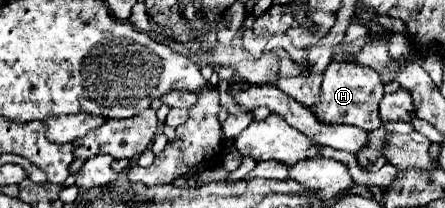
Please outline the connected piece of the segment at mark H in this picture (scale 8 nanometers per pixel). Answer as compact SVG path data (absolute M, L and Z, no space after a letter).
M331 62L323 72L323 84L319 90L319 104L313 104L311 112L317 116L319 122L327 122L329 126L335 124L353 124L361 130L373 132L383 126L379 118L379 100L383 98L383 82L375 70L367 66L351 66Z

